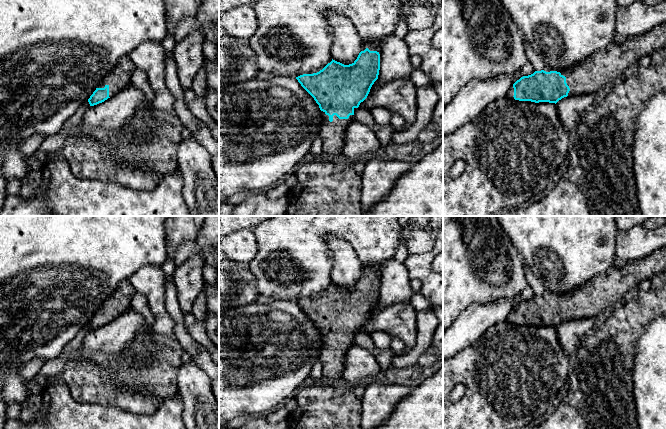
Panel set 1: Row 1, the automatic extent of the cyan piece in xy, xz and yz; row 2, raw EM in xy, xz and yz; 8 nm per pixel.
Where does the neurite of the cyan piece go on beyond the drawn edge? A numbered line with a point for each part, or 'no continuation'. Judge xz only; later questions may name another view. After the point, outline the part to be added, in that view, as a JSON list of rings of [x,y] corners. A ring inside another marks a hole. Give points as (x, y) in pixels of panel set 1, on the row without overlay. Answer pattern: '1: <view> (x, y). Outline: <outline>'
1: xz (372, 270). Outline: [[[373,265],[364,266],[361,275],[364,275],[366,272],[368,272],[370,275],[379,276],[379,268]]]
2: xz (332, 358). Outline: [[[322,337],[322,350],[320,353],[320,362],[322,364],[323,380],[333,383],[334,380],[342,378],[345,359],[349,348],[354,343],[350,339],[348,343],[339,343],[333,340],[333,345],[329,345],[329,340]]]

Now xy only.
1: xy (118, 302). Outline: [[[128,280],[121,282],[118,288],[105,300],[97,312],[109,310],[109,321],[115,320],[130,308],[131,300],[136,293]]]

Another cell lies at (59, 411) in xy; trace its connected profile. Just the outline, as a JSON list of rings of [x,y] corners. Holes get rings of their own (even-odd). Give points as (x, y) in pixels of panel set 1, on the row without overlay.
[[[49,384],[43,393],[43,420],[24,425],[18,419],[7,419],[5,429],[186,429],[181,397],[176,394],[164,399],[153,414],[139,414],[118,407],[79,403],[65,384]]]

